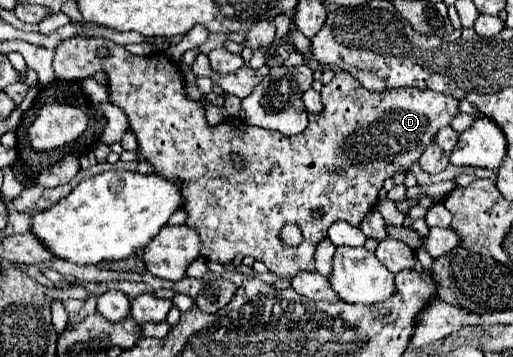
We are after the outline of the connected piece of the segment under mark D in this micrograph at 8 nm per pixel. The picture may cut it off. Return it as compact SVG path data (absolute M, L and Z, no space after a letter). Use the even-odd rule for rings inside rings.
M72 36L68 40L62 40L58 46L56 46L56 52L54 52L54 72L56 72L56 78L62 78L62 80L82 80L84 76L92 76L94 72L98 72L98 68L102 68L106 74L108 74L108 84L110 84L110 102L120 106L128 120L130 120L130 128L132 132L136 134L138 138L138 152L142 154L144 160L148 160L152 166L154 166L154 172L156 174L164 174L168 178L178 178L182 182L182 196L184 196L184 208L188 210L188 220L186 224L190 228L194 228L200 238L202 238L202 256L208 258L208 260L214 260L214 262L220 262L220 264L230 264L236 256L252 256L260 262L264 262L268 266L270 272L278 274L278 276L294 276L298 272L312 272L314 270L314 252L316 252L316 246L318 242L322 242L326 238L326 232L328 228L336 222L336 220L346 220L354 226L358 226L358 220L362 220L362 216L374 208L376 204L376 198L378 198L378 192L384 184L386 178L394 176L396 172L402 172L406 170L408 166L416 164L420 154L424 152L426 146L432 144L434 136L438 134L440 128L448 126L452 122L452 118L458 116L460 112L460 100L448 96L448 94L440 94L440 92L434 92L434 90L420 90L420 88L392 88L392 90L382 90L382 92L368 92L366 88L362 88L358 84L358 80L354 80L348 72L338 72L334 76L334 80L322 88L322 102L324 102L324 114L322 116L316 116L316 114L310 114L310 128L306 128L304 132L296 134L296 136L286 136L282 132L274 132L274 130L264 130L264 128L258 128L258 126L250 126L246 122L242 122L240 118L232 118L228 122L222 122L222 126L208 126L206 122L206 116L204 116L204 106L198 104L198 102L190 102L184 94L184 82L182 82L182 76L180 76L180 70L174 62L170 62L164 54L152 54L152 56L134 56L130 54L124 46L120 44L114 44L108 40L108 48L112 50L112 58L98 58L96 56L96 50L104 46L104 40L102 38L86 38L86 36ZM230 154L240 154L244 156L246 160L246 170L236 170L232 164L230 164ZM286 224L296 224L300 230L302 230L302 244L298 246L286 246L282 240L280 240L280 230L286 226Z

